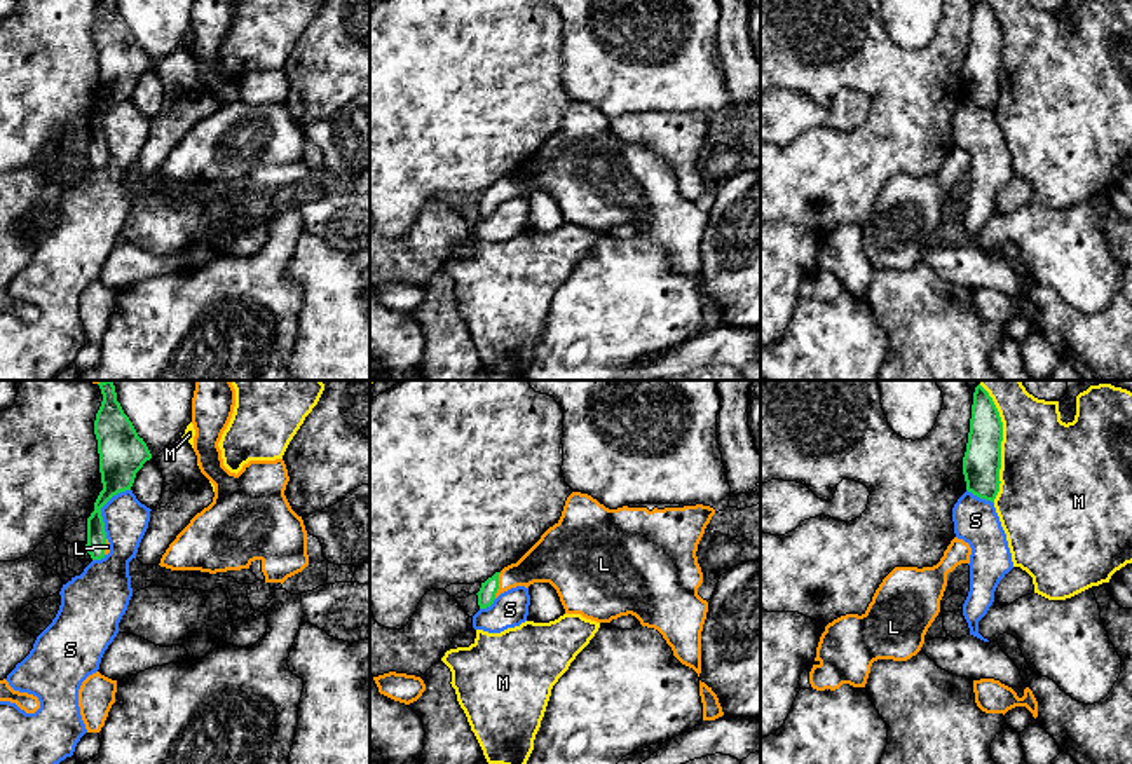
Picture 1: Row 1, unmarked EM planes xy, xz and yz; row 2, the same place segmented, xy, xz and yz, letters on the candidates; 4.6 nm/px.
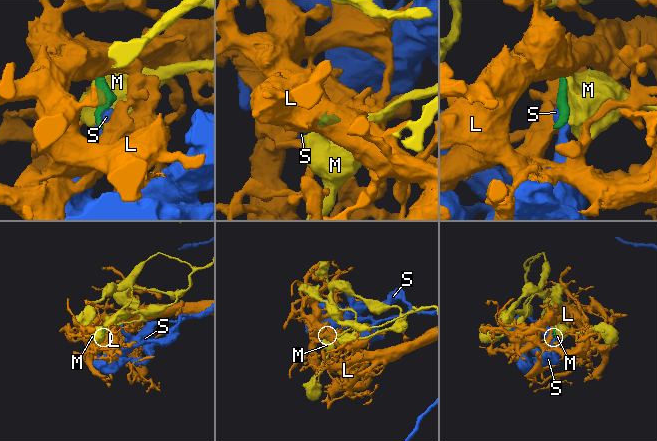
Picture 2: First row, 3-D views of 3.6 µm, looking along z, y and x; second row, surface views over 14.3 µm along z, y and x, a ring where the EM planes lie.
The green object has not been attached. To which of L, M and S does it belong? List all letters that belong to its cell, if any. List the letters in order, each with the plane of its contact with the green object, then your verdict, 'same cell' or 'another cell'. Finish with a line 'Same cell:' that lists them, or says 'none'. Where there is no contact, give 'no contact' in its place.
L: xz | same cell
M: yz | another cell
S: xy | another cell
Same cell: L

